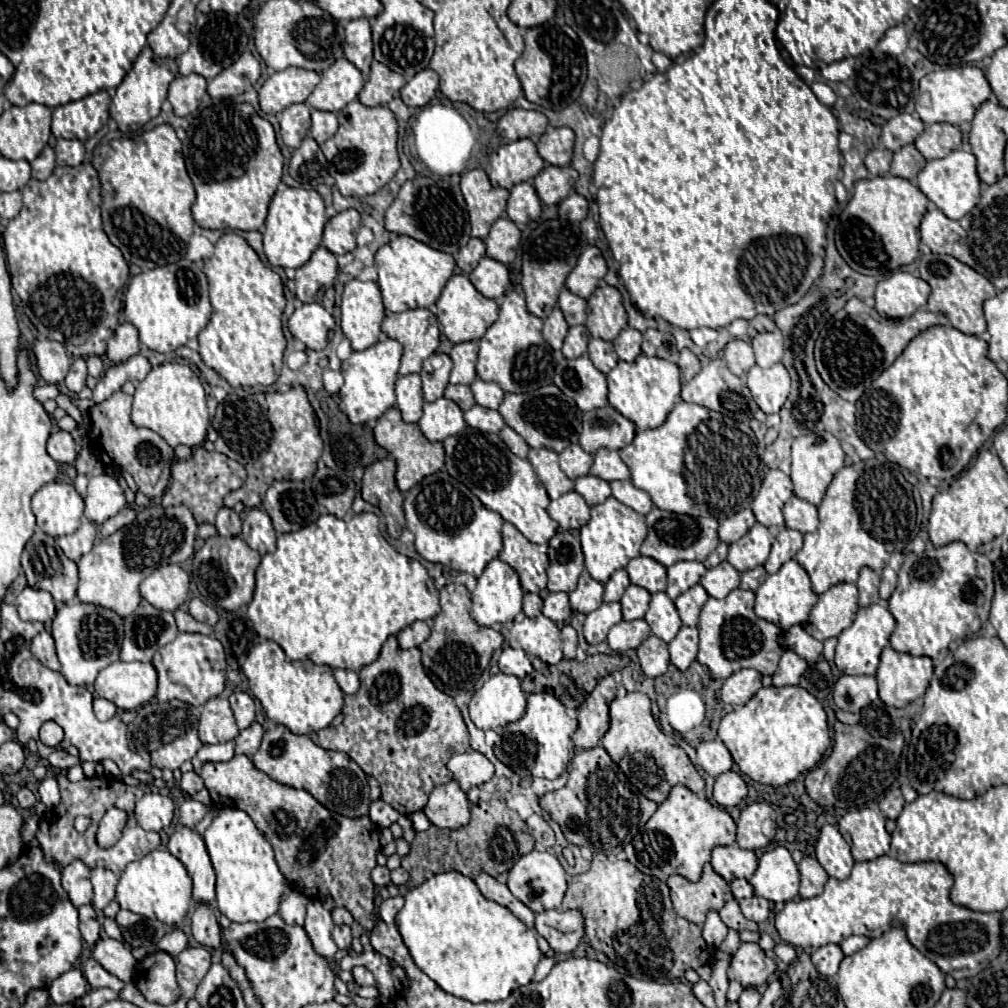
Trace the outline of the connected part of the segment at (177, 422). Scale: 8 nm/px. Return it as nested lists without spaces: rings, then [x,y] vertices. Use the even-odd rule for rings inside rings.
[[[163,363],[159,367],[153,367],[143,381],[137,381],[133,397],[135,399],[131,421],[137,427],[147,427],[159,433],[171,447],[177,445],[197,447],[205,441],[207,429],[211,426],[205,389],[199,377],[187,365]]]

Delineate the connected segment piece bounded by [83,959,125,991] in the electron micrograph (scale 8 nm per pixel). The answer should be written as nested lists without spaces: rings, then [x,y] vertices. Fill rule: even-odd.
[[[89,959],[89,961],[85,963],[83,975],[85,975],[85,979],[89,981],[89,985],[91,985],[93,989],[109,987],[109,989],[113,989],[113,991],[121,991],[123,985],[125,985],[121,979],[117,979],[117,977],[111,975],[109,971],[105,971],[95,959]]]

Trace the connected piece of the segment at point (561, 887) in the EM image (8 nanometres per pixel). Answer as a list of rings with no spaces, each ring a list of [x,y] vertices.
[[[531,851],[527,855],[523,855],[509,871],[509,881],[507,881],[509,891],[521,901],[525,903],[529,909],[533,909],[535,913],[541,913],[545,909],[557,909],[563,901],[563,895],[567,891],[567,877],[565,871],[559,863],[559,859],[553,853],[539,853],[539,851]]]

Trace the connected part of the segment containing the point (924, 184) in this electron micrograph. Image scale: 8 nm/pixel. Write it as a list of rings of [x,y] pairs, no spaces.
[[[957,149],[943,159],[929,161],[927,167],[919,173],[917,185],[927,195],[927,199],[933,201],[949,219],[961,219],[977,205],[981,197],[981,179],[975,169],[975,155],[969,151]]]

